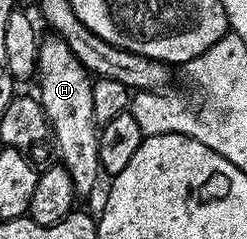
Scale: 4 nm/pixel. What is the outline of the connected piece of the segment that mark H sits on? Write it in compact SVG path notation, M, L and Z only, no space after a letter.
M55 34L45 35L40 41L36 71L40 80L38 99L52 127L52 139L56 141L56 156L68 172L72 190L77 197L84 198L102 180L98 158L98 125L94 118L92 97L93 77L84 69L82 62L74 58L74 52L62 38Z

